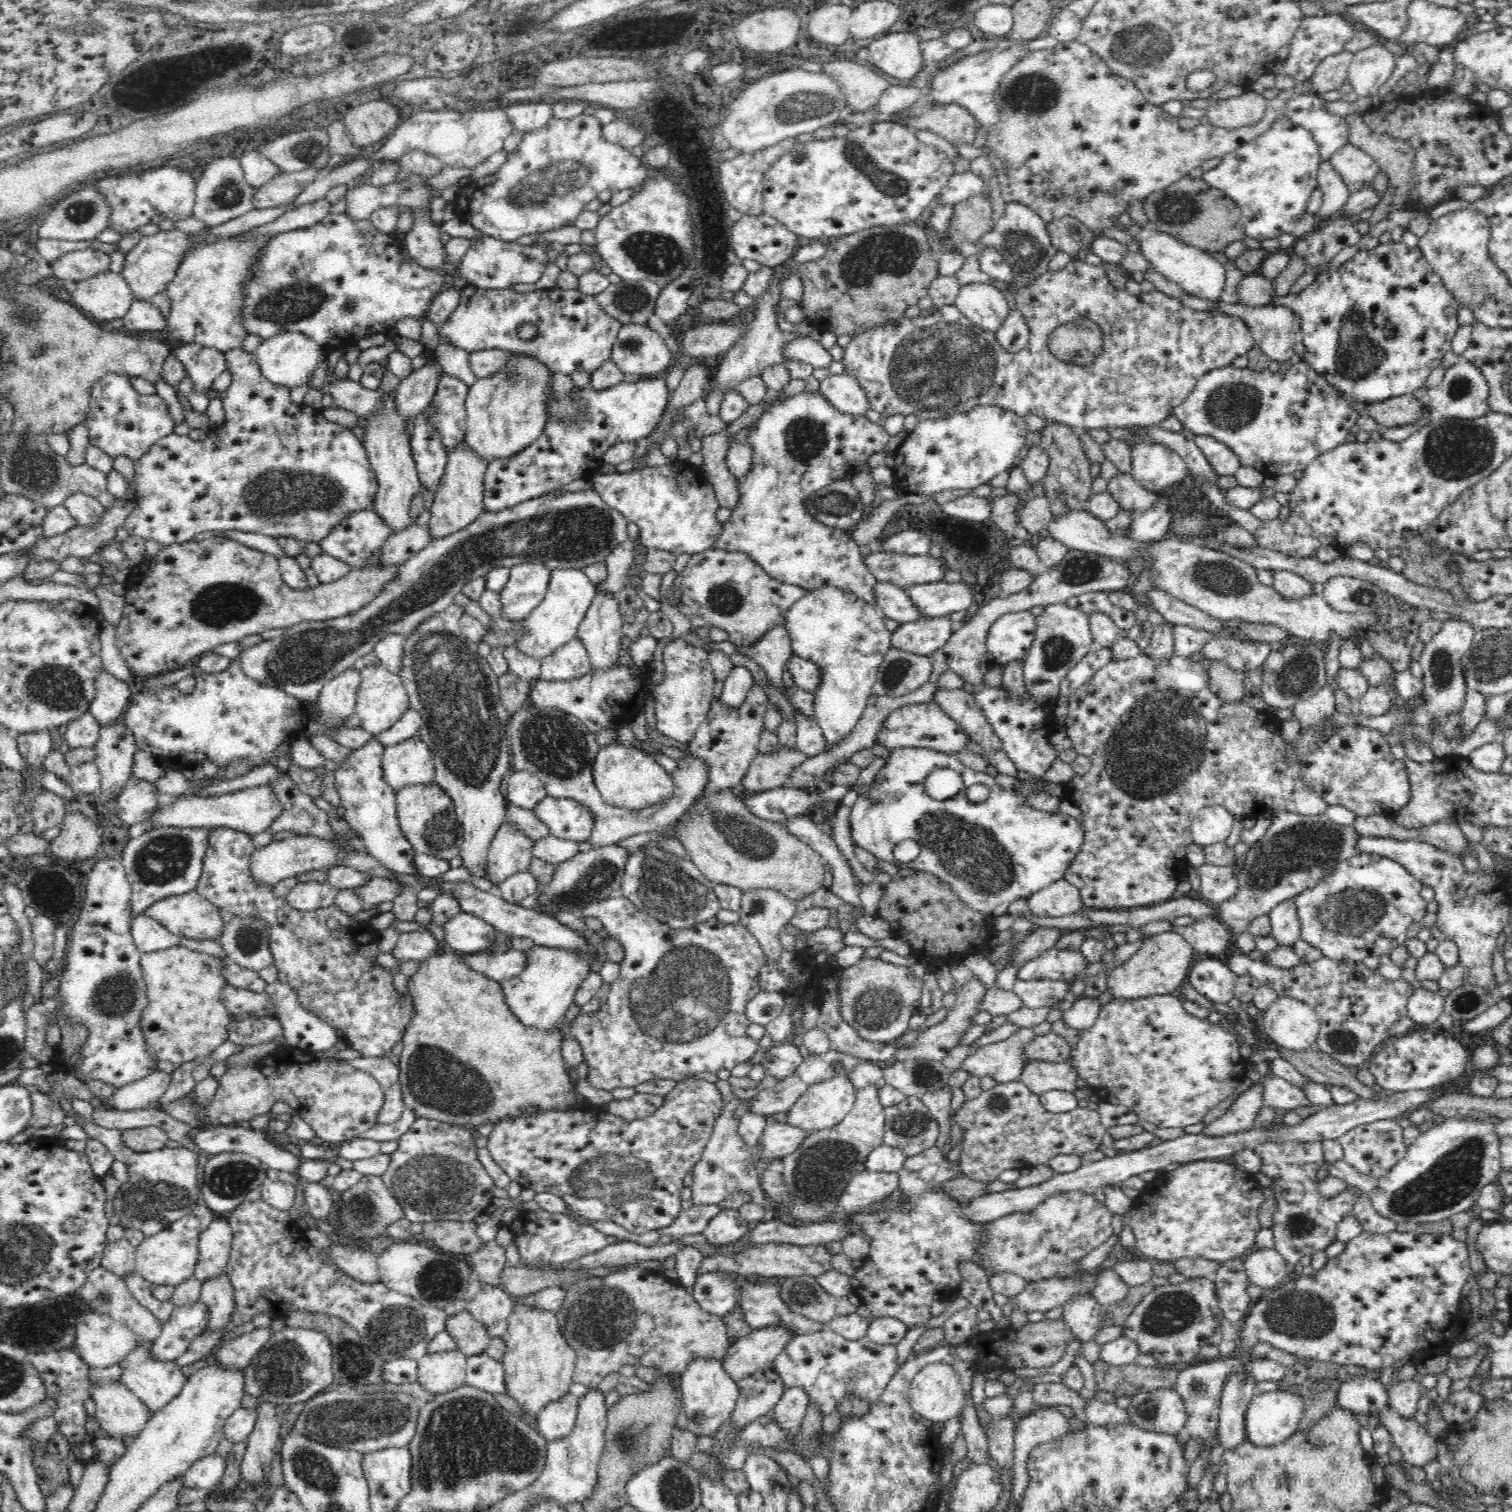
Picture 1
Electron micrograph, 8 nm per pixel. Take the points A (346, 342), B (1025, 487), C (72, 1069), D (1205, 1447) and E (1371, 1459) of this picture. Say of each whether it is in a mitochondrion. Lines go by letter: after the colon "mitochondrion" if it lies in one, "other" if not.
A: other
B: other
C: other
D: other
E: other

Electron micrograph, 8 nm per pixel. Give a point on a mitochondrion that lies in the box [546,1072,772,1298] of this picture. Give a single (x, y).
(612, 1176)

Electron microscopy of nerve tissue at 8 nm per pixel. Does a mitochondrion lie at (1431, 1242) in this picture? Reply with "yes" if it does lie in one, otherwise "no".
no

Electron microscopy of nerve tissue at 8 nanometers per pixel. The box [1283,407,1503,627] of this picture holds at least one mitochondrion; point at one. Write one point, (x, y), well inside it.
(1454, 451)

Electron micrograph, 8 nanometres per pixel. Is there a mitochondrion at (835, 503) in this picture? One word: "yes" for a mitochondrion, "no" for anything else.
yes

